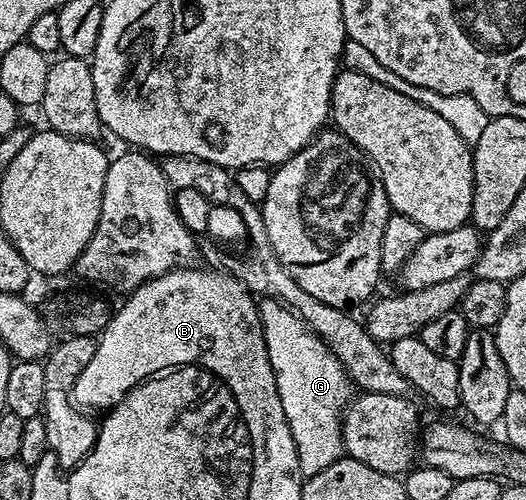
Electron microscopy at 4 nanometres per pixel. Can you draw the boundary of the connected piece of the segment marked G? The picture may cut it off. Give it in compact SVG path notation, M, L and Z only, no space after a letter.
M270 299L260 300L258 306L265 347L269 351L269 363L277 379L277 395L281 395L281 407L285 407L285 419L289 423L289 431L297 447L299 472L304 478L309 478L317 475L317 471L325 471L325 467L329 467L344 456L341 414L353 396L353 386L351 380L347 378L347 372L343 370L339 360L331 354L327 344L292 309L288 309L280 301Z

